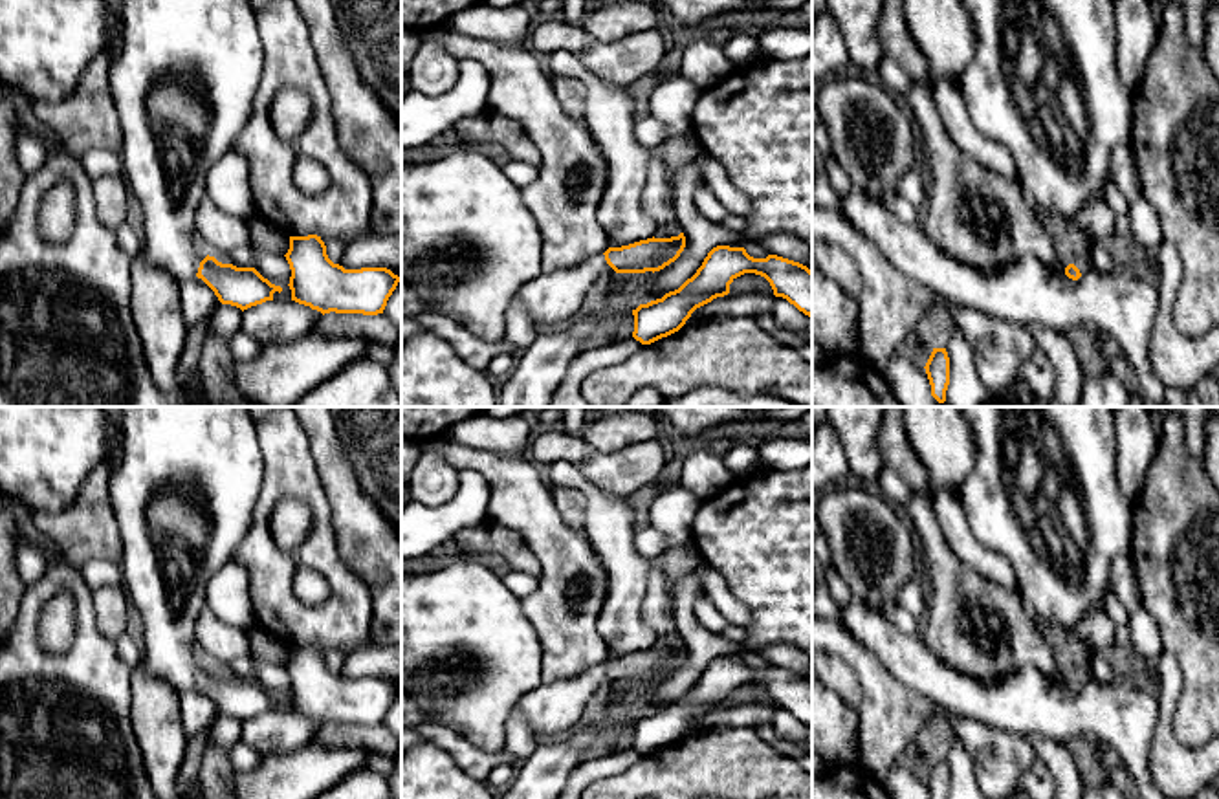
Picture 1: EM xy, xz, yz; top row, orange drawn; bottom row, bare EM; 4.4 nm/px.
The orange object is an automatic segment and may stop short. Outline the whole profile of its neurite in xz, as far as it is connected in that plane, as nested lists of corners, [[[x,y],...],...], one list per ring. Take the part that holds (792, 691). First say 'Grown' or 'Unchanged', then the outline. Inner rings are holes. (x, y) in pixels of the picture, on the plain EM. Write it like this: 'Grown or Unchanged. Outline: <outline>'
Unchanged. Outline: [[[717,656],[678,700],[632,720],[632,748],[651,755],[678,742],[697,718],[728,706],[730,695],[744,684],[764,687],[775,707],[812,728],[812,682],[807,676],[777,665],[753,669],[744,658]]]

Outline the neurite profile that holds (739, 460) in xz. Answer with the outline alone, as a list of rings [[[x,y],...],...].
[[[733,445],[724,456],[722,456],[730,478],[739,478],[750,475],[750,471],[757,464],[757,453],[748,445]]]

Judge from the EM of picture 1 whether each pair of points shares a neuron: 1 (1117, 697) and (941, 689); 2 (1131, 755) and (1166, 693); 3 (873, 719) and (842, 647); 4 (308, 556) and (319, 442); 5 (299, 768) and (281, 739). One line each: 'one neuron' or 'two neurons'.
1: one neuron
2: two neurons
3: one neuron
4: two neurons
5: two neurons

